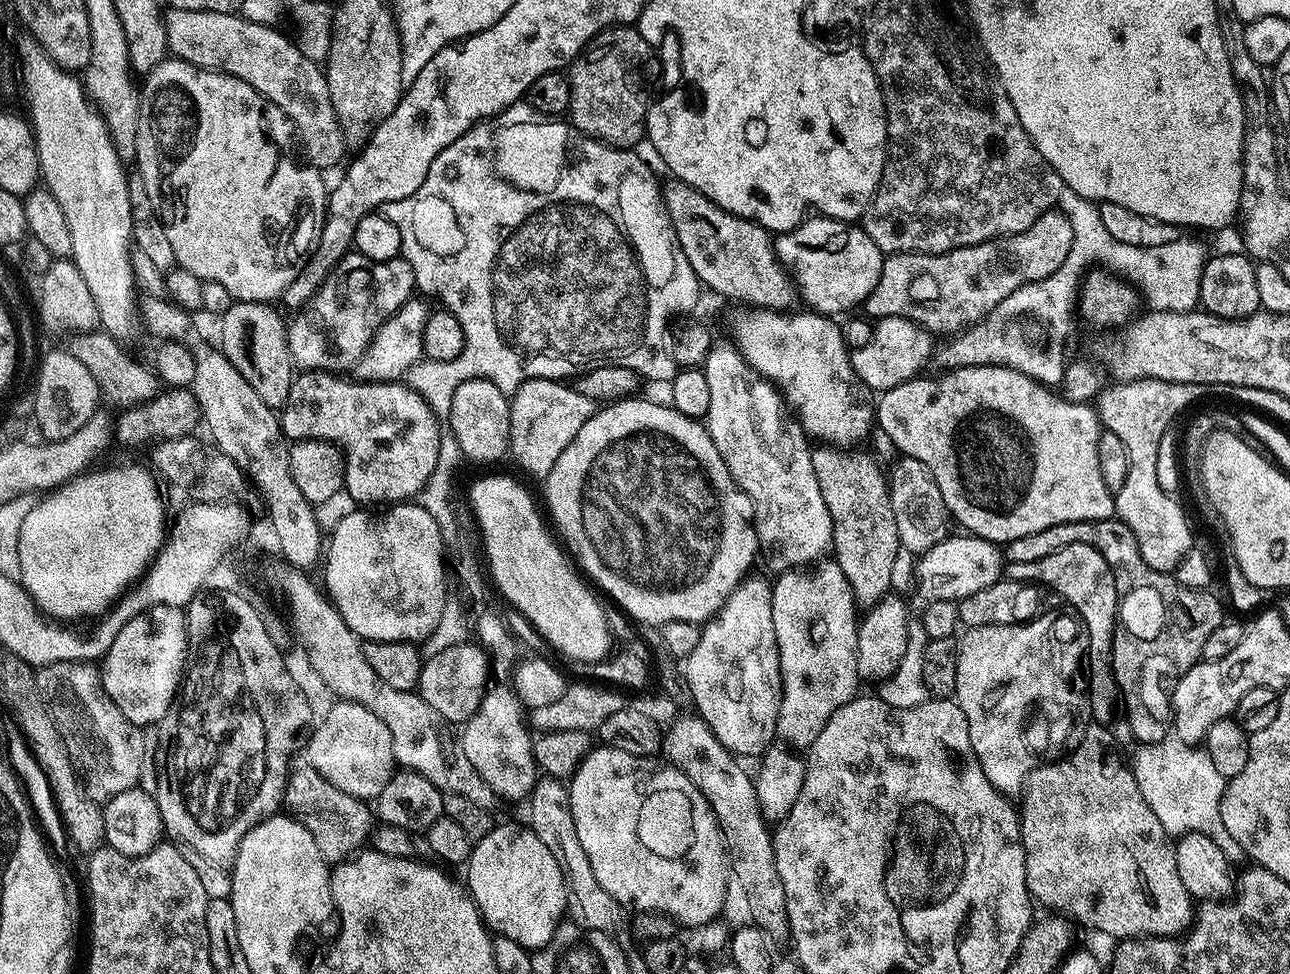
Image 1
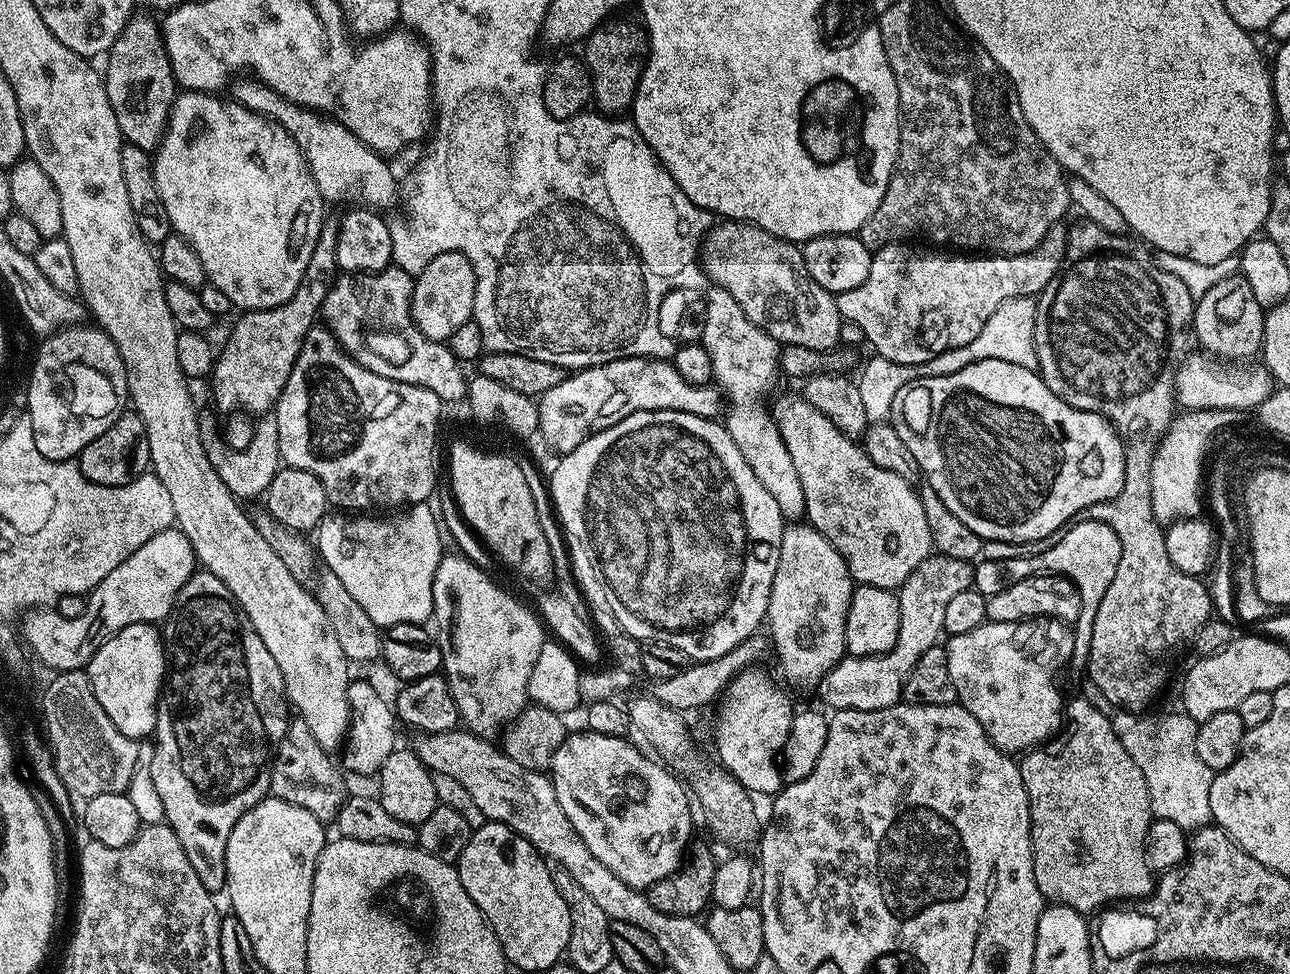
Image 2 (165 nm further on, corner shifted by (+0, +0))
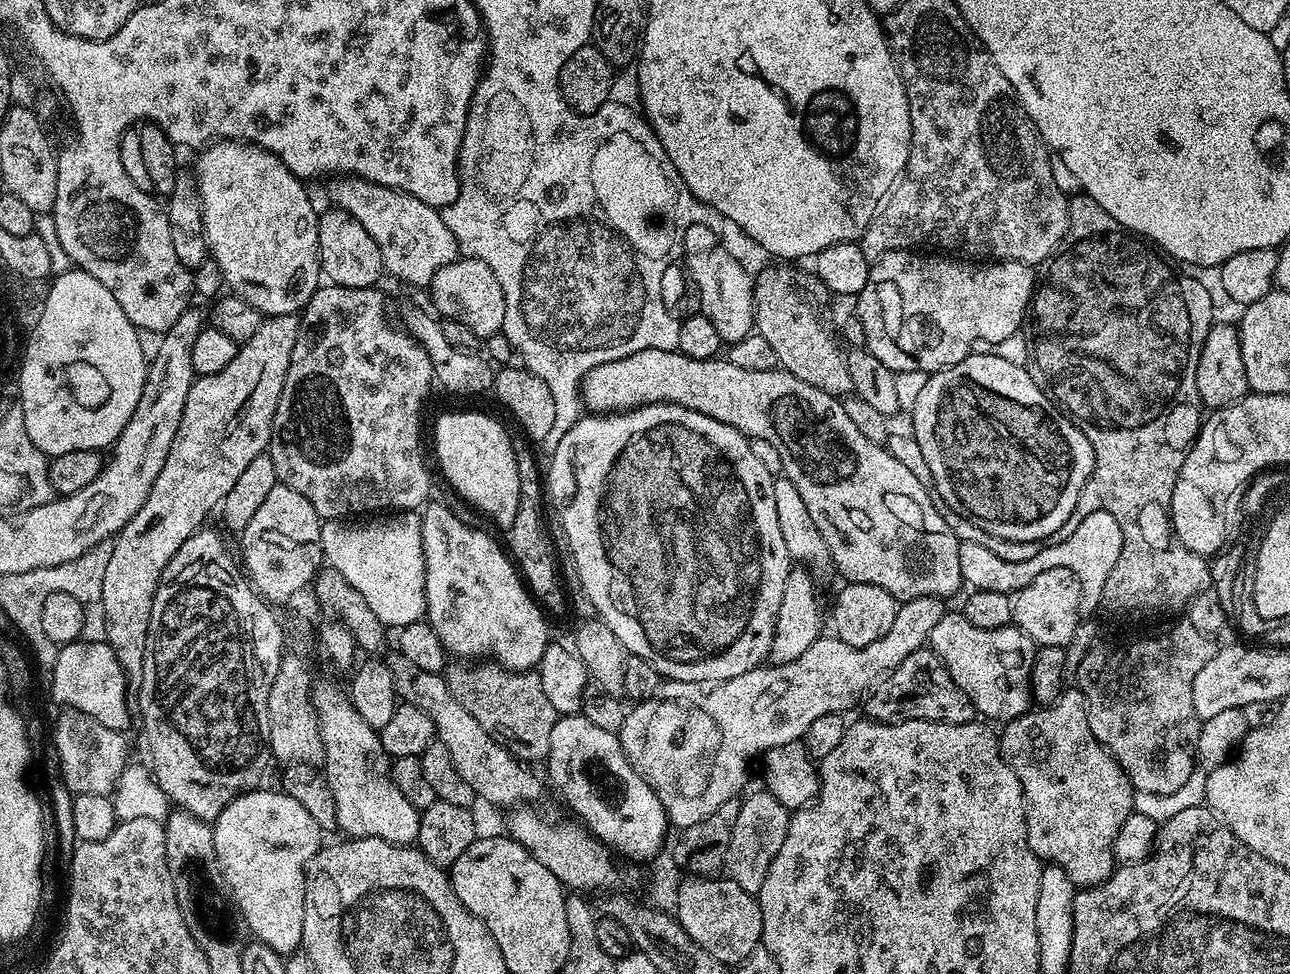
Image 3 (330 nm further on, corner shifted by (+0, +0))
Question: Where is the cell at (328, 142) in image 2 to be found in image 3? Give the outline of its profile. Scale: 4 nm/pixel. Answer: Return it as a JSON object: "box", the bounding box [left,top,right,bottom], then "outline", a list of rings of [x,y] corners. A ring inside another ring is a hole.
{"box":[331,175,461,285],"outline":[[[349,175],[347,178],[336,178],[331,181],[332,184],[332,201],[331,203],[337,208],[341,208],[344,212],[349,212],[354,218],[358,218],[358,222],[362,222],[362,227],[366,230],[366,234],[370,234],[370,238],[374,238],[374,242],[378,242],[378,250],[382,254],[382,262],[384,263],[384,271],[390,277],[397,276],[400,280],[405,280],[408,284],[424,284],[431,285],[434,274],[438,274],[438,270],[442,270],[442,266],[446,266],[450,262],[454,262],[461,255],[460,243],[454,238],[454,234],[450,234],[450,226],[446,226],[441,209],[431,208],[426,202],[422,202],[418,198],[414,198],[410,194],[400,192],[397,188],[387,188],[381,184],[375,184],[369,180],[362,180],[359,176]]]}

